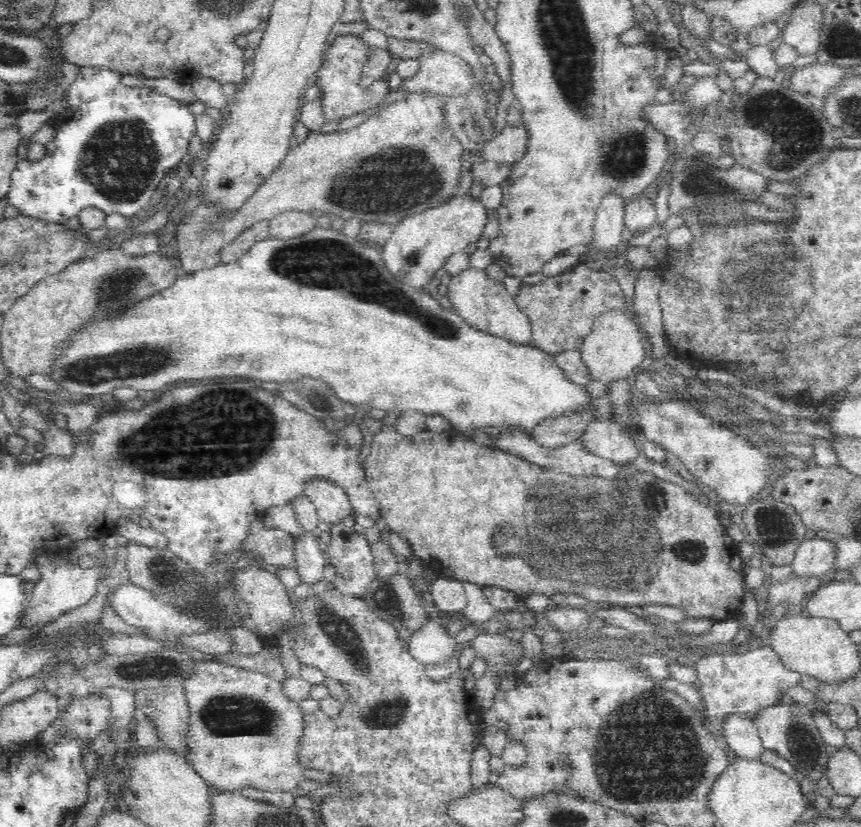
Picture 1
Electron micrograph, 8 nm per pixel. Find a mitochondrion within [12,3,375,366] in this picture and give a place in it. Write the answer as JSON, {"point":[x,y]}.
{"point":[118,159]}

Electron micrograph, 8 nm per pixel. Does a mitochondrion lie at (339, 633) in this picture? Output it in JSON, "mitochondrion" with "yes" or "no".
{"mitochondrion":"yes"}

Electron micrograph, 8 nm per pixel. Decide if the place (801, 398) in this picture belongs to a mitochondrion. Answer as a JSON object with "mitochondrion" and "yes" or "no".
{"mitochondrion":"no"}

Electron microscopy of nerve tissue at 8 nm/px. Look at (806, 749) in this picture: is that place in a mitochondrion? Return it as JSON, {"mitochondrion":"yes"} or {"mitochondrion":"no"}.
{"mitochondrion":"yes"}

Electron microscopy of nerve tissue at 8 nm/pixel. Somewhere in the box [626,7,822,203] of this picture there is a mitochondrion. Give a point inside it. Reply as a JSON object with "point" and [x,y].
{"point":[697,189]}

